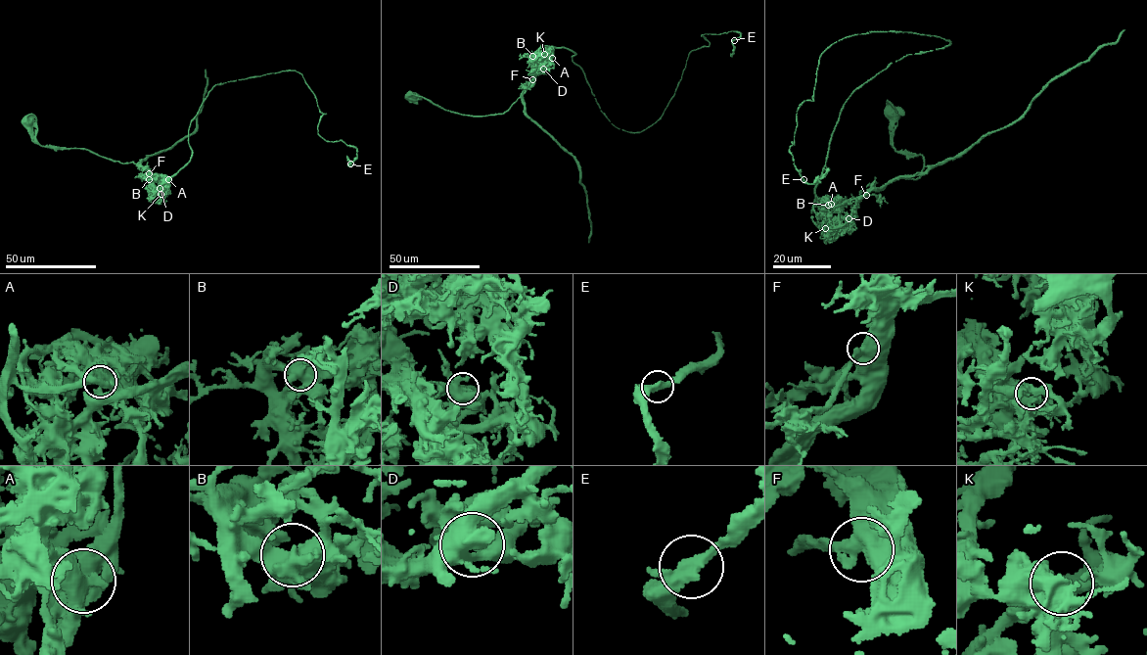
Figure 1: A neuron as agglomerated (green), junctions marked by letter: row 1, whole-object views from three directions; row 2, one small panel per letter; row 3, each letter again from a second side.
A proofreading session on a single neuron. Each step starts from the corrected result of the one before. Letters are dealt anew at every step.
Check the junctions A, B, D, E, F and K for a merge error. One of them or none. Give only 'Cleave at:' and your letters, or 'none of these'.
Cleave at: A

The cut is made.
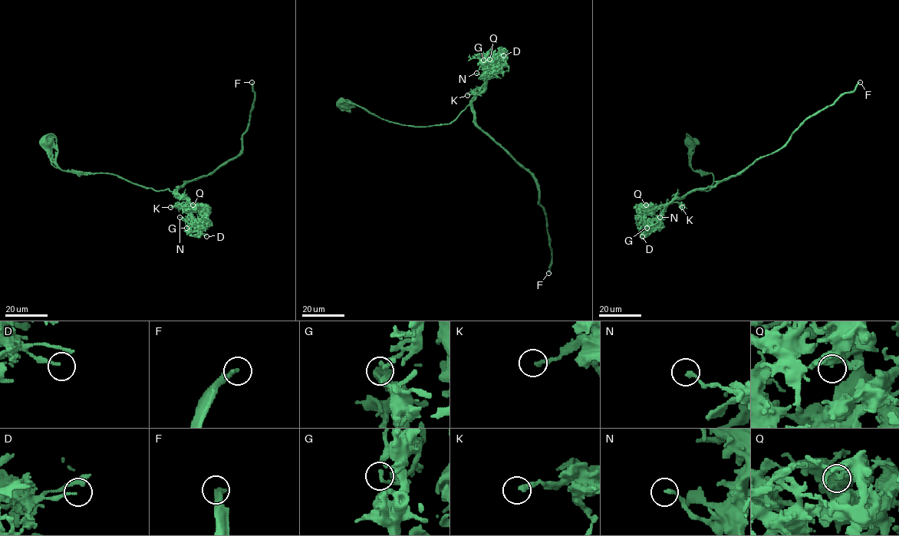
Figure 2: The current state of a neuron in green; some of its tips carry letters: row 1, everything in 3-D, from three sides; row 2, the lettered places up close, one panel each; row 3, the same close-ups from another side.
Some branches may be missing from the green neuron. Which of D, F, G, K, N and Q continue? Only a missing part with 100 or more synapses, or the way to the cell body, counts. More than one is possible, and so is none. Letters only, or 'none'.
F

